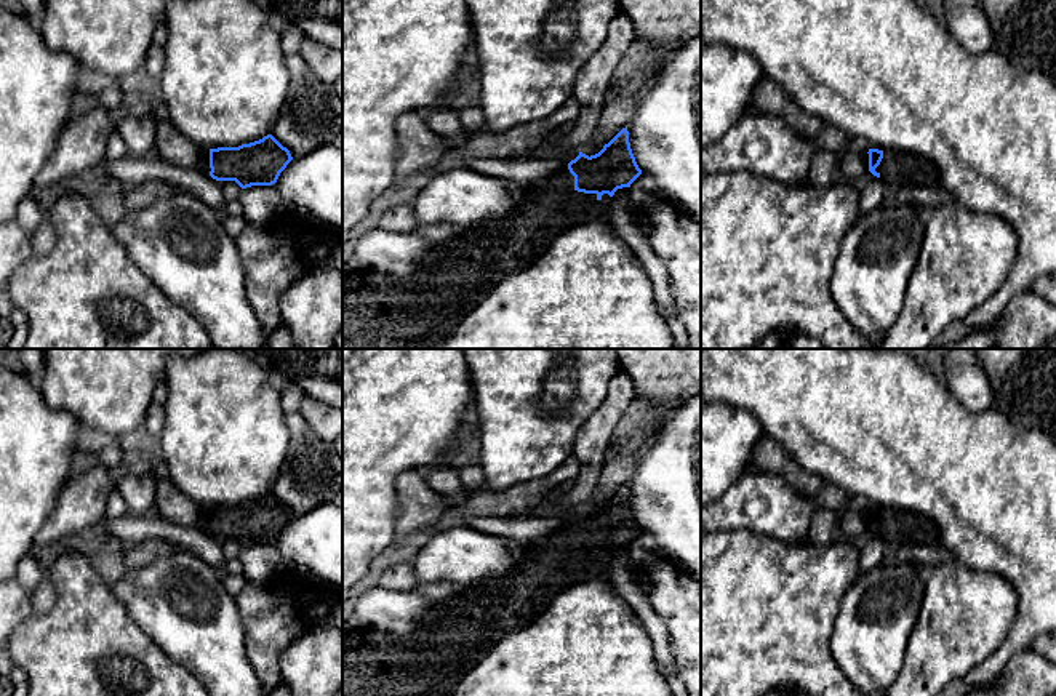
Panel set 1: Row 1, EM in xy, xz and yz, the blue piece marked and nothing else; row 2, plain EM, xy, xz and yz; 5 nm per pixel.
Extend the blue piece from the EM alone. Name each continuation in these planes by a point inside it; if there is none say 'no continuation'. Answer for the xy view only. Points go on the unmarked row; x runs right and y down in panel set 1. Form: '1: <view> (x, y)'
1: xy (204, 524)

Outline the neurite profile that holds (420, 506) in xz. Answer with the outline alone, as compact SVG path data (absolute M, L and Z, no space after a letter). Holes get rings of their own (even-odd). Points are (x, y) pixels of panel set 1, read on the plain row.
M416 470L400 474L395 486L400 507L395 520L397 539L435 525L448 510L440 501L440 494Z

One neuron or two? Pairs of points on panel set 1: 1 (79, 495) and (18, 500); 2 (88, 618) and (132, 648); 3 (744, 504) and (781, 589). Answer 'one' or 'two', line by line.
1: two
2: one
3: two

